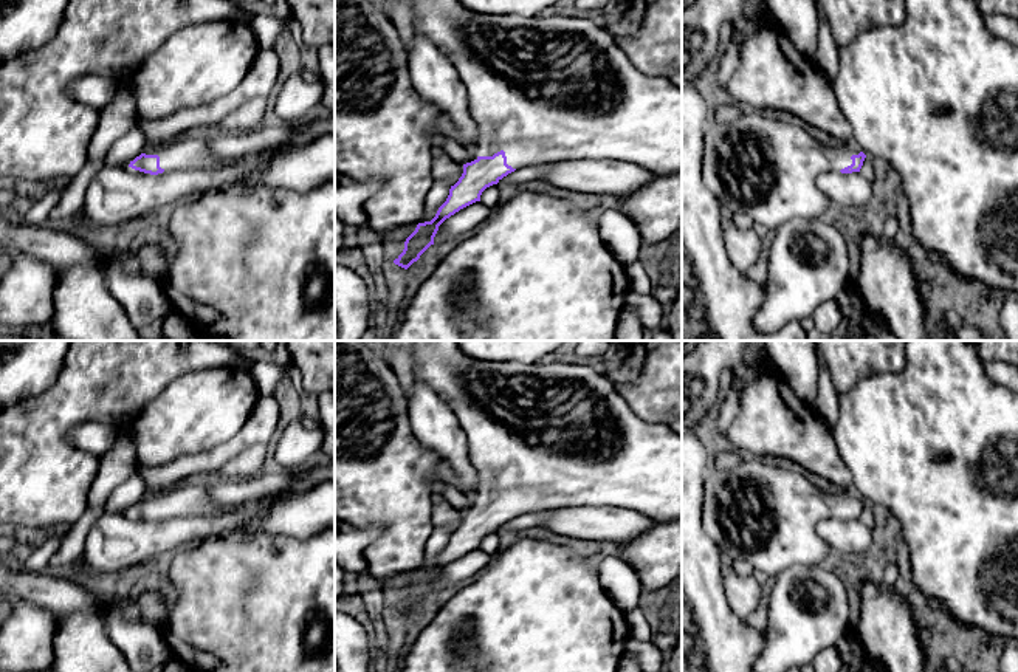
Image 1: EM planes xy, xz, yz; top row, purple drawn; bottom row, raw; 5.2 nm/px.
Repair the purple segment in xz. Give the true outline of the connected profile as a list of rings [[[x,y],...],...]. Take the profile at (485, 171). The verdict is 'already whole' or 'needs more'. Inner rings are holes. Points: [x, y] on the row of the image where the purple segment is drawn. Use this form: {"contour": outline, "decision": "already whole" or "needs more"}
{"contour": [[[375,0],[377,6],[386,14],[389,11],[390,2],[401,2],[409,6],[412,11],[412,29],[431,40],[456,65],[460,79],[465,84],[468,94],[468,110],[477,124],[479,133],[479,156],[474,161],[463,164],[463,173],[459,181],[451,186],[446,201],[438,207],[435,217],[431,221],[417,225],[415,231],[406,238],[403,252],[394,260],[395,265],[408,269],[431,245],[434,245],[434,237],[438,231],[438,226],[446,218],[460,209],[480,201],[480,195],[487,187],[497,184],[504,177],[514,172],[516,169],[538,164],[552,164],[564,159],[612,159],[641,166],[655,175],[682,173],[682,88],[679,88],[665,76],[648,76],[641,73],[618,48],[612,34],[606,28],[595,25],[586,17],[522,17],[519,14],[477,14],[465,8],[459,0]]], "decision": "needs more"}

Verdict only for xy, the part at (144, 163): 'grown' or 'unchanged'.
grown

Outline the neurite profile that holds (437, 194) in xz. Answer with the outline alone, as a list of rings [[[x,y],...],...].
[[[434,181],[425,198],[425,212],[420,223],[431,221],[449,195],[449,181]]]

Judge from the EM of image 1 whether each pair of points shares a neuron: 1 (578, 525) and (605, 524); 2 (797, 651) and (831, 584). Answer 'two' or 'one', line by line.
1: one
2: one

